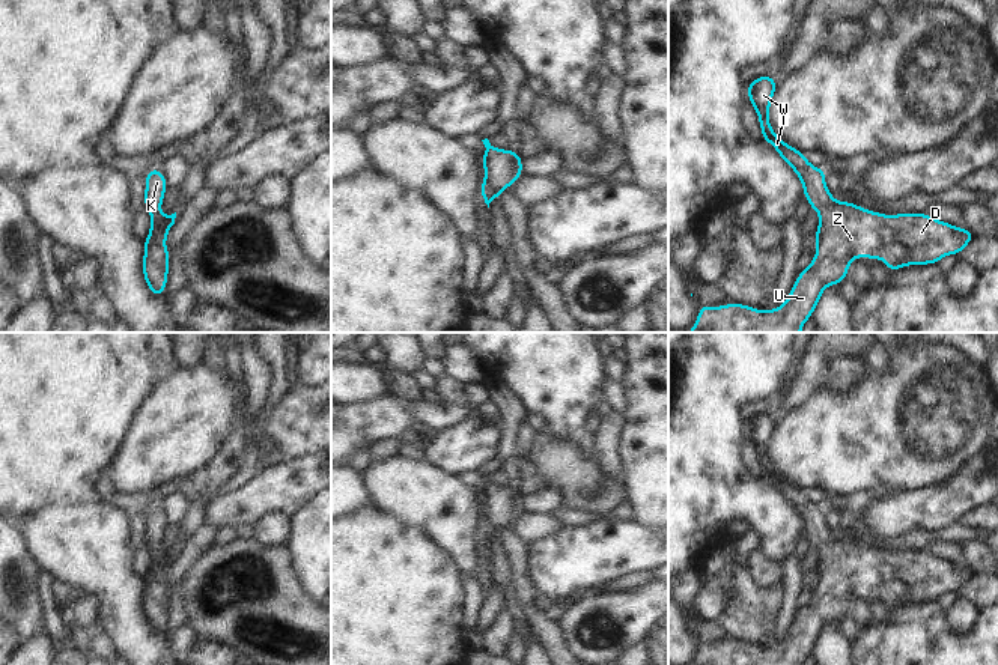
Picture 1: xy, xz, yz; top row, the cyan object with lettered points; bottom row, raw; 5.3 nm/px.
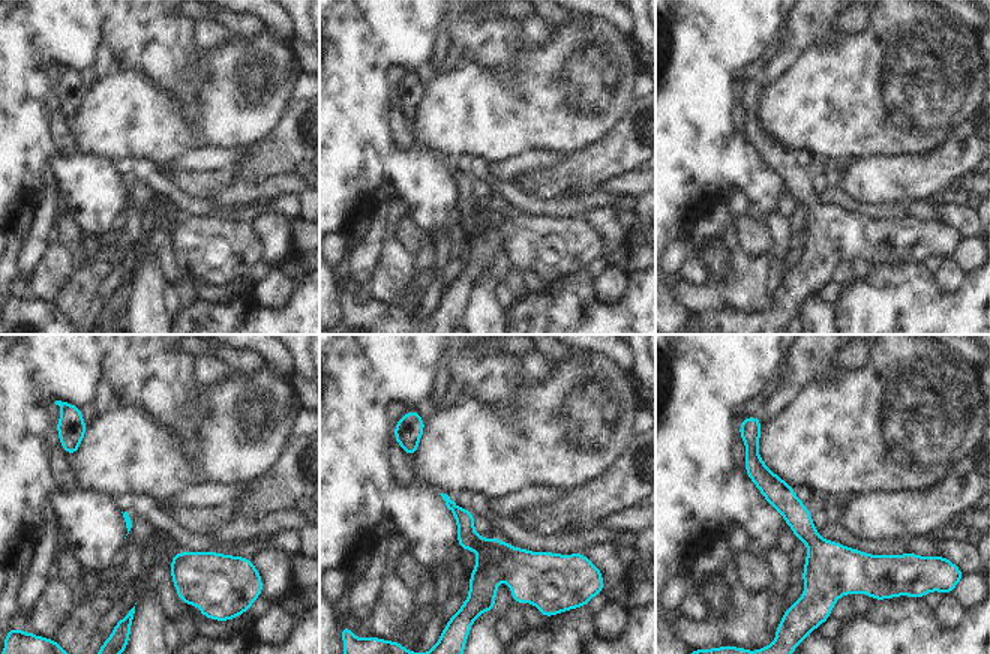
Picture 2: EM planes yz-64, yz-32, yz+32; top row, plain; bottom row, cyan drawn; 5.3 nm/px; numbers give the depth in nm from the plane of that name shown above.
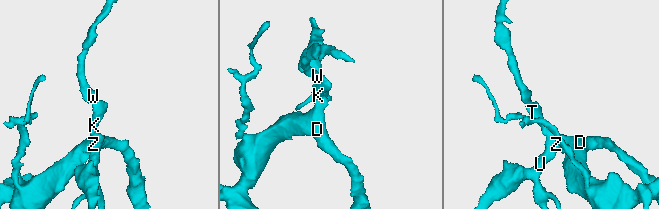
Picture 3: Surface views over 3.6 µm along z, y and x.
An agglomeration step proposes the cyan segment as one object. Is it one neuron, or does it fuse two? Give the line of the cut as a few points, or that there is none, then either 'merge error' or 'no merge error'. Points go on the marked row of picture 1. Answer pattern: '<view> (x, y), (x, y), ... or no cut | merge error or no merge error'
no cut | no merge error

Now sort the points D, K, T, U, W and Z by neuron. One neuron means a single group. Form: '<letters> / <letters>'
D K T U W Z

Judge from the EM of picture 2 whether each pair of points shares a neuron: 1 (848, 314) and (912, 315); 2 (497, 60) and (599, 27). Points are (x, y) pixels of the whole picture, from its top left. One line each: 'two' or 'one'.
1: one
2: two

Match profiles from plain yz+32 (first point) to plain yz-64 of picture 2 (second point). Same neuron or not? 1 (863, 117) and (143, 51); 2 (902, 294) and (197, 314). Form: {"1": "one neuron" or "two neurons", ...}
{"1": "two neurons", "2": "one neuron"}

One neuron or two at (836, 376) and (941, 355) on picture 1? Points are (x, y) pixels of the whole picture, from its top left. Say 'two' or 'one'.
two

